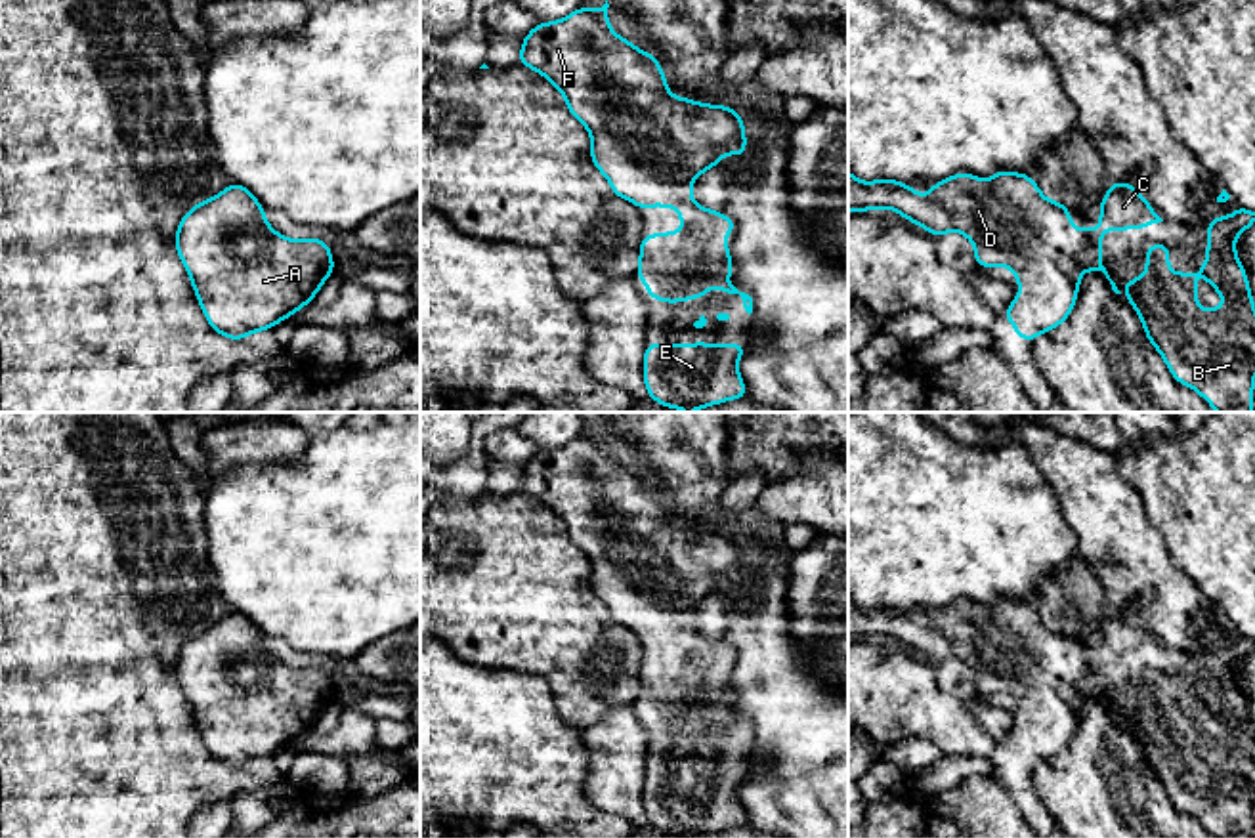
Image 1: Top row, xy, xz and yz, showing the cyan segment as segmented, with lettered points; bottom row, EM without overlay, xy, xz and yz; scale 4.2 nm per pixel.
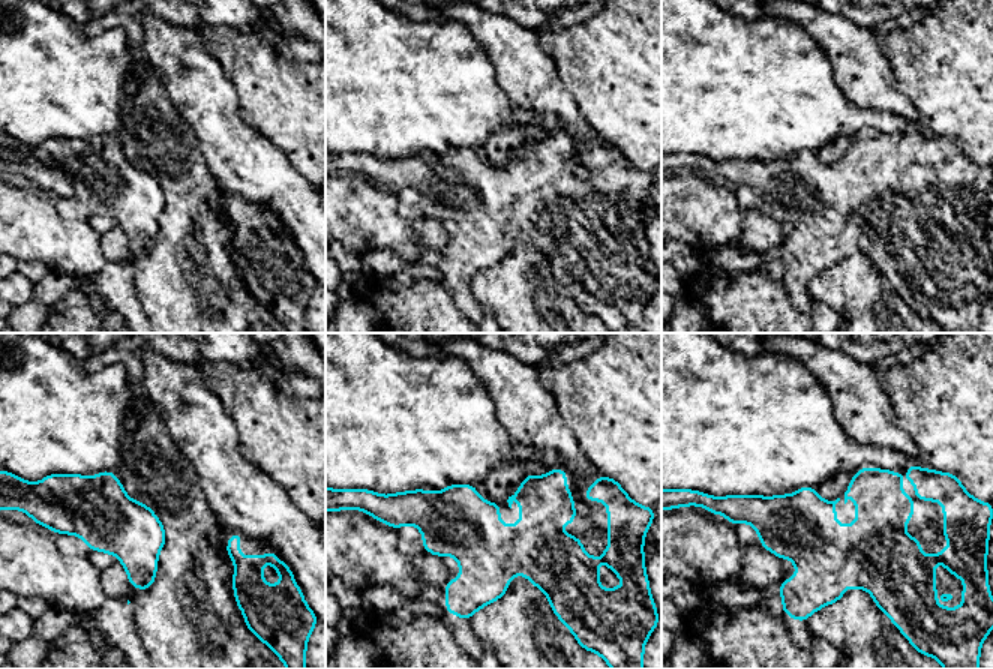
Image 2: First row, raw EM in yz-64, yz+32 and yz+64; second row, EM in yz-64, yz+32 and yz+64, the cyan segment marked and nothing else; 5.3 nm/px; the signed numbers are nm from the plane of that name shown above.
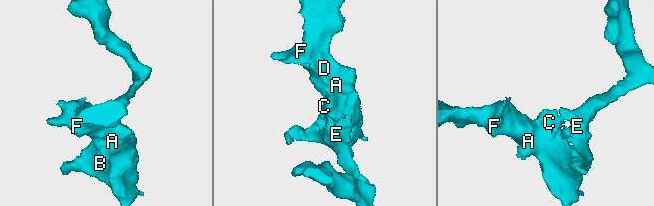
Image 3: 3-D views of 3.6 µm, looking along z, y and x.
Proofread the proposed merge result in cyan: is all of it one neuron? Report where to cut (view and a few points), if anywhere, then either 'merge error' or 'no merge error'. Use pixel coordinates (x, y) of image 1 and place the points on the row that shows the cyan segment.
no cut | no merge error

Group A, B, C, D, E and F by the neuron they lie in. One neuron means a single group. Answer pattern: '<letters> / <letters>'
A B C D E F

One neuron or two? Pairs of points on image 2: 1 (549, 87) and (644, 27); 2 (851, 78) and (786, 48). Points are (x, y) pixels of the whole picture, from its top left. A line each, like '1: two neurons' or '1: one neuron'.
1: two neurons
2: two neurons

